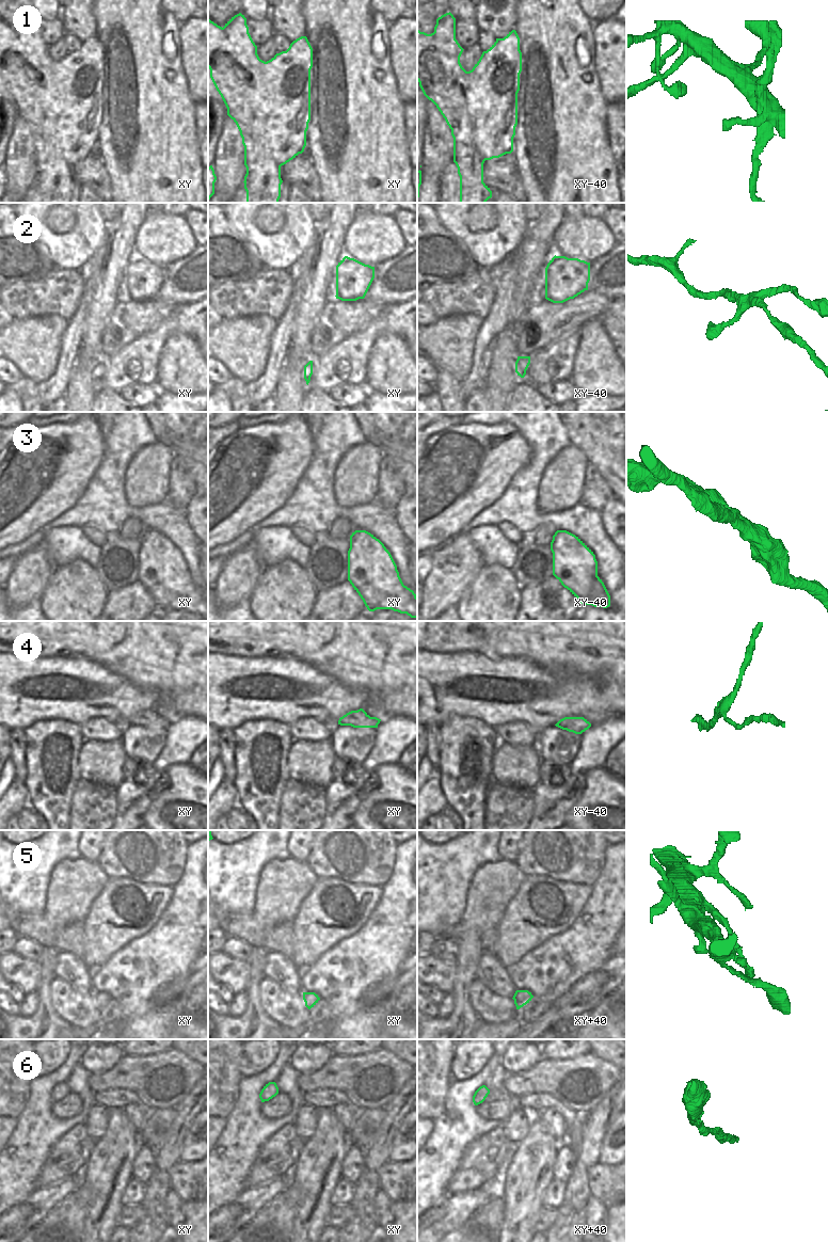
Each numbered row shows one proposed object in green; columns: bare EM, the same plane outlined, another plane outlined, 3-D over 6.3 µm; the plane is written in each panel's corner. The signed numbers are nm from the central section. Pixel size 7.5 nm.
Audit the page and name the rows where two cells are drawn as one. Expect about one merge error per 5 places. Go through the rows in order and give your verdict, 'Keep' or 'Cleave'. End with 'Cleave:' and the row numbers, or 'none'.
1: Cleave
2: Keep
3: Keep
4: Keep
5: Keep
6: Keep
Cleave: 1.

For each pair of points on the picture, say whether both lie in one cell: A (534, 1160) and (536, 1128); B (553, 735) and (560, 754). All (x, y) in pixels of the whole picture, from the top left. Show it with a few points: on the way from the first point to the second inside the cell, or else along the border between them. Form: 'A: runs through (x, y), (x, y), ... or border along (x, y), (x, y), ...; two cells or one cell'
A: runs through (536, 1152), (536, 1135); one cell
B: runs through (553, 739), (560, 750); one cell

